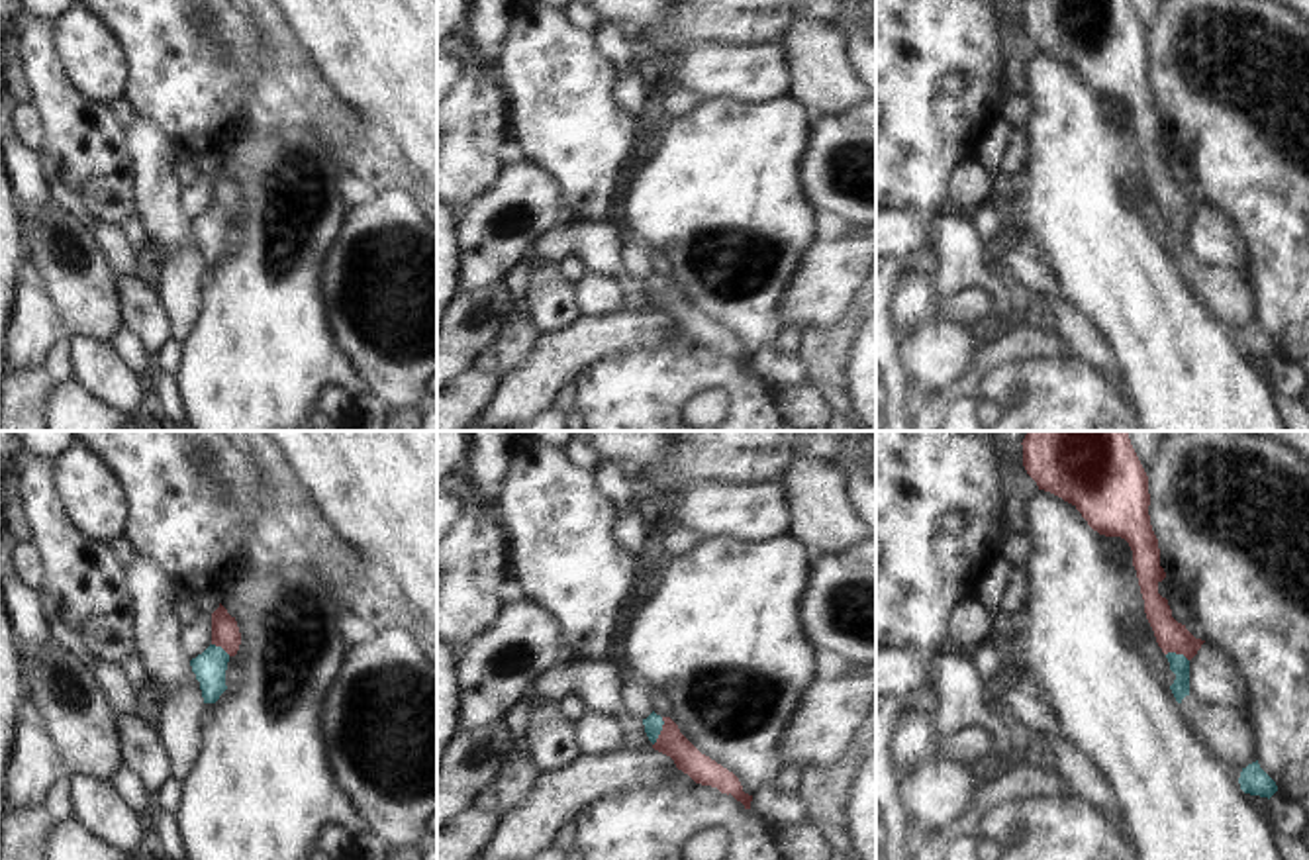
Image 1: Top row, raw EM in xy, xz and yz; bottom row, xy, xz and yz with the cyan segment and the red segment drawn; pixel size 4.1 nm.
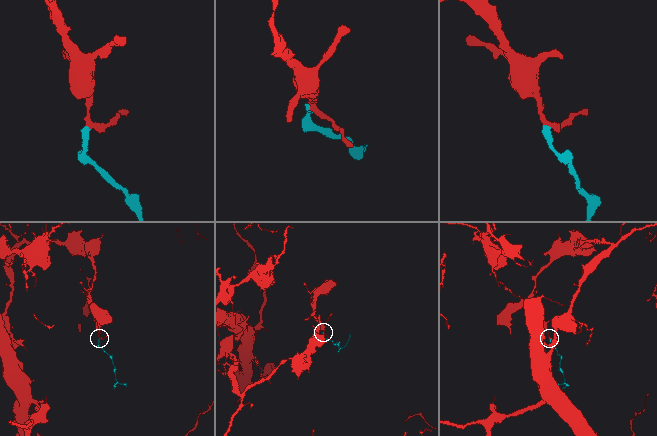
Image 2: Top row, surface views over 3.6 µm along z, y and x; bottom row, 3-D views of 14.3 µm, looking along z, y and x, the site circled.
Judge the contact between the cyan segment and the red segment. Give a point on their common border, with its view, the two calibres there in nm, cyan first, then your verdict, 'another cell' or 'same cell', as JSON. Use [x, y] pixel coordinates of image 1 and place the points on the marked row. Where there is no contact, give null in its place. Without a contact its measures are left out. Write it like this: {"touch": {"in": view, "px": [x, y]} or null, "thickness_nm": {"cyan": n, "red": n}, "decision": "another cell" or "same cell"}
{"touch": {"in": "xz", "px": [661, 729]}, "thickness_nm": {"cyan": 80, "red": 120}, "decision": "same cell"}

